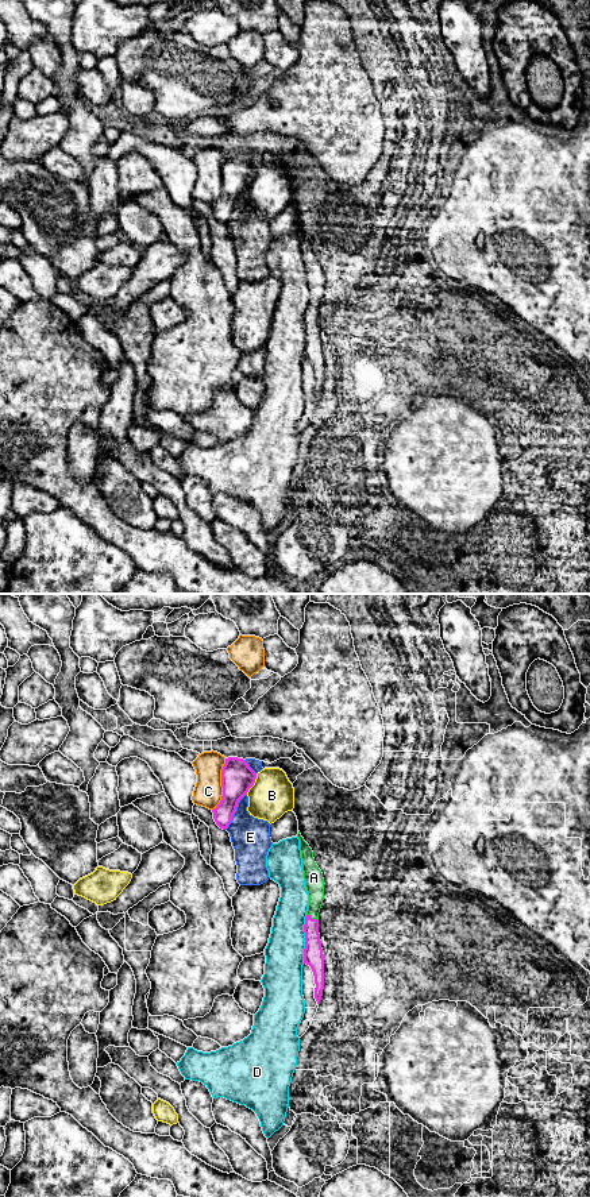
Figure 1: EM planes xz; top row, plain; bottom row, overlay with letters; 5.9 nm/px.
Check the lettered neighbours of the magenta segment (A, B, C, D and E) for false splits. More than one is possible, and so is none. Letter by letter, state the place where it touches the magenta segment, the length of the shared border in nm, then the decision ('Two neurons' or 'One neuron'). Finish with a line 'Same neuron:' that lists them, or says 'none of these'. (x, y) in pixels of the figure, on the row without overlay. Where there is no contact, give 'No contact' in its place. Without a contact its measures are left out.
A: Touches magenta at xz (311, 313). Shared border 80 nm. One neuron
B: Touches magenta at xz (254, 177). Shared border 140 nm. Two neurons
C: Touches magenta at xz (222, 180). Shared border 320 nm. Two neurons
D: Touches magenta at xz (305, 335). Shared border 280 nm. Two neurons
E: Touches magenta at xz (235, 205). Shared border 260 nm. Two neurons
Same neuron: A

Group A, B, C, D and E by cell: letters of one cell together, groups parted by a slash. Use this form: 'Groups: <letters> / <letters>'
Groups: A / B / C / D / E

